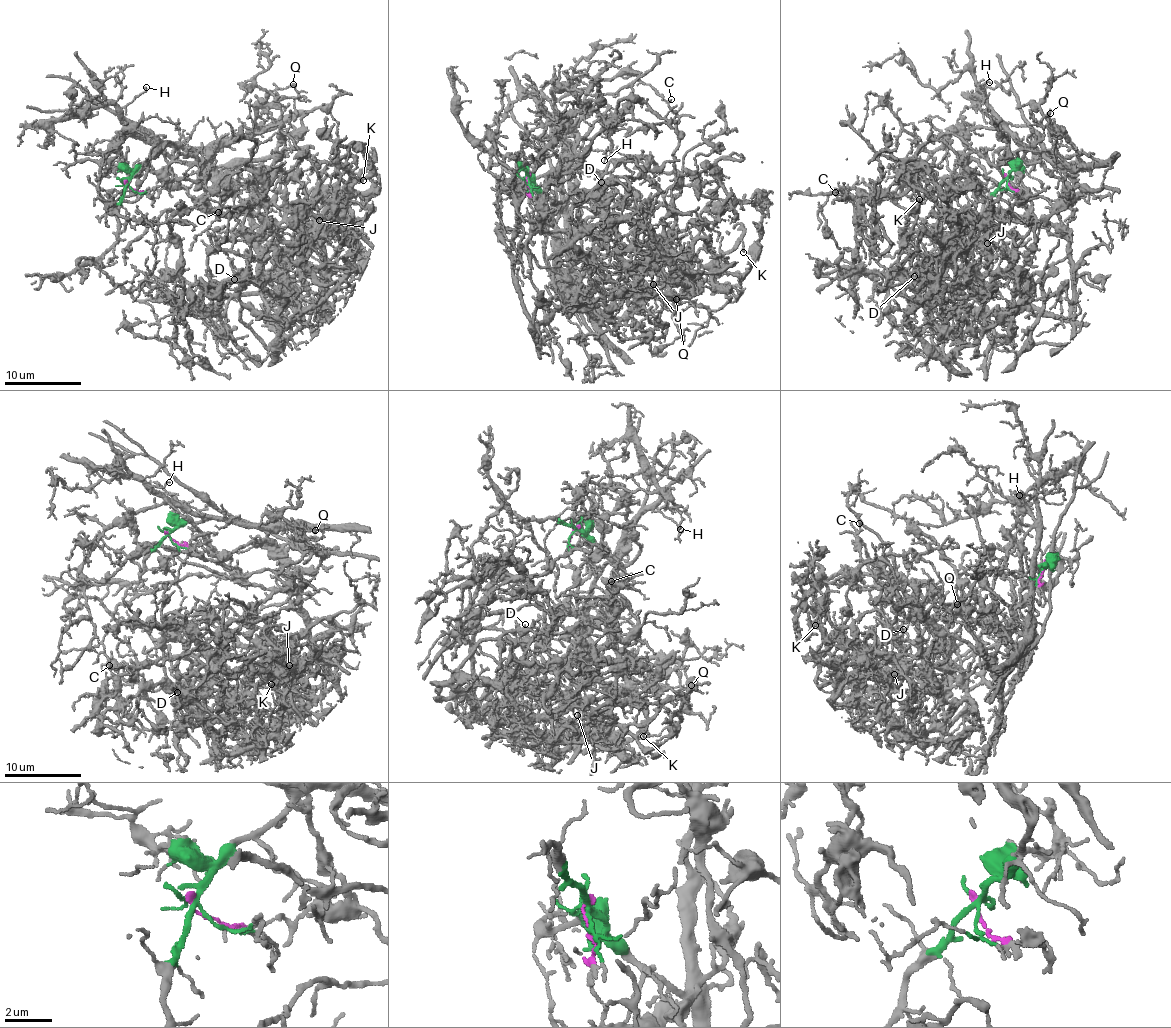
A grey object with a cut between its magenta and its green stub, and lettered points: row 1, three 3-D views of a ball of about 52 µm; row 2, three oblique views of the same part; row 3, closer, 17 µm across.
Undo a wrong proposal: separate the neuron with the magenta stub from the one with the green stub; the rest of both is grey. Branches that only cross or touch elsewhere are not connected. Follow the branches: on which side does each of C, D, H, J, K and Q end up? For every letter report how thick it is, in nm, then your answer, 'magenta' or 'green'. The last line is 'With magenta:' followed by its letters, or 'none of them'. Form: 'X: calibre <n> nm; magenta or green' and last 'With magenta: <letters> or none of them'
C: calibre 120 nm; magenta
D: calibre 130 nm; magenta
H: calibre 110 nm; green
J: calibre 120 nm; magenta
K: calibre 120 nm; magenta
Q: calibre 110 nm; green
With magenta: C, D, J, K

